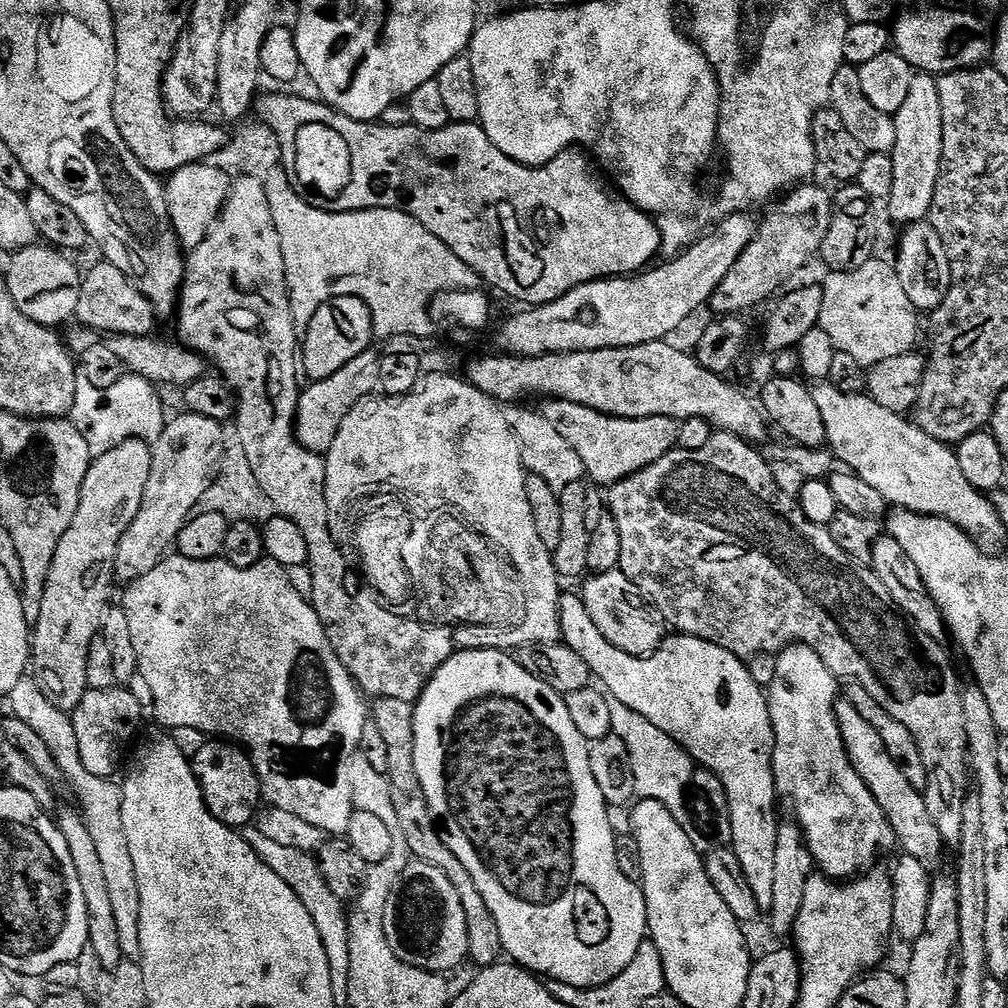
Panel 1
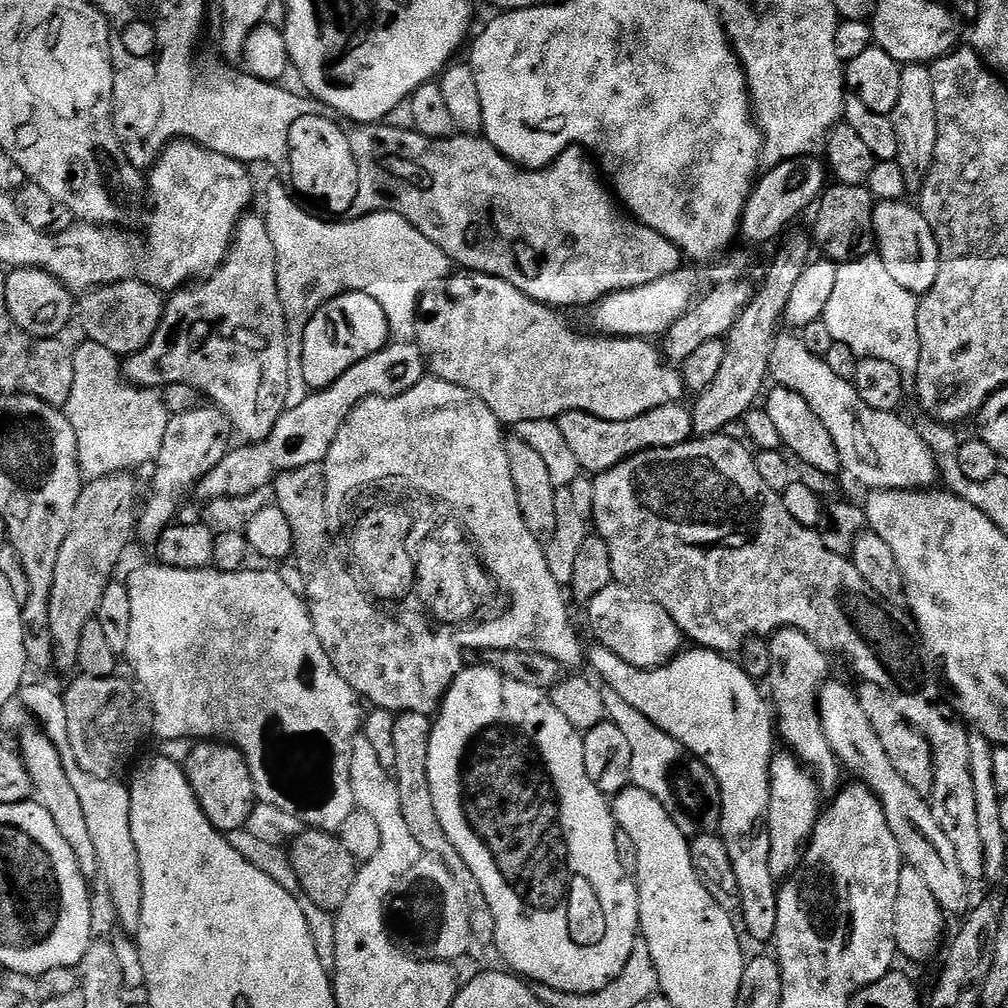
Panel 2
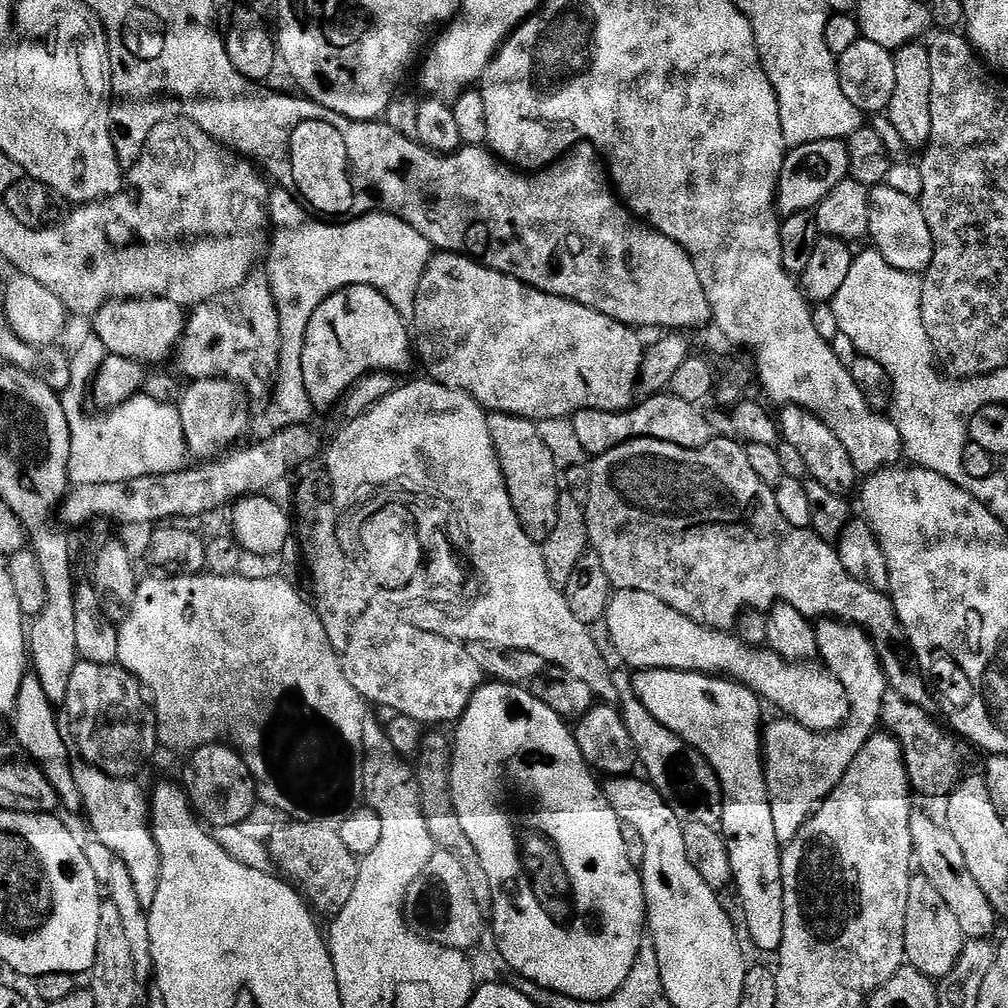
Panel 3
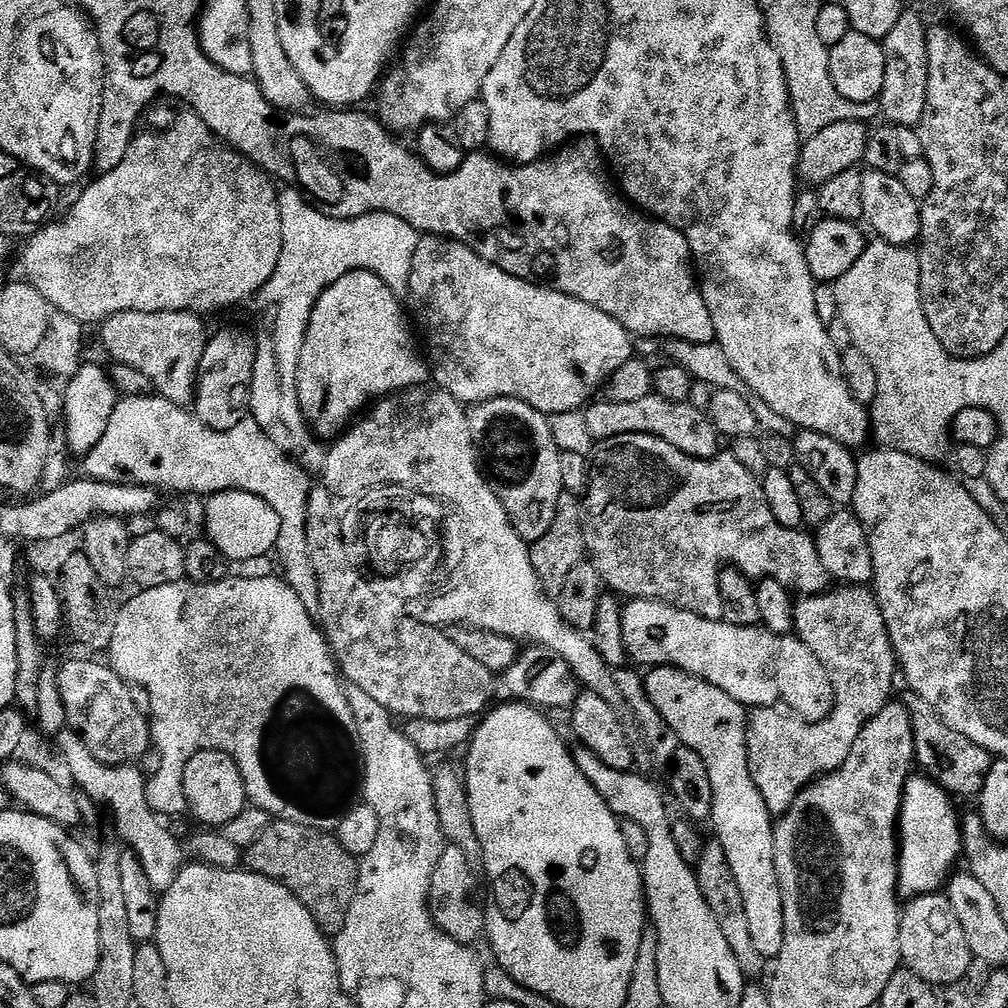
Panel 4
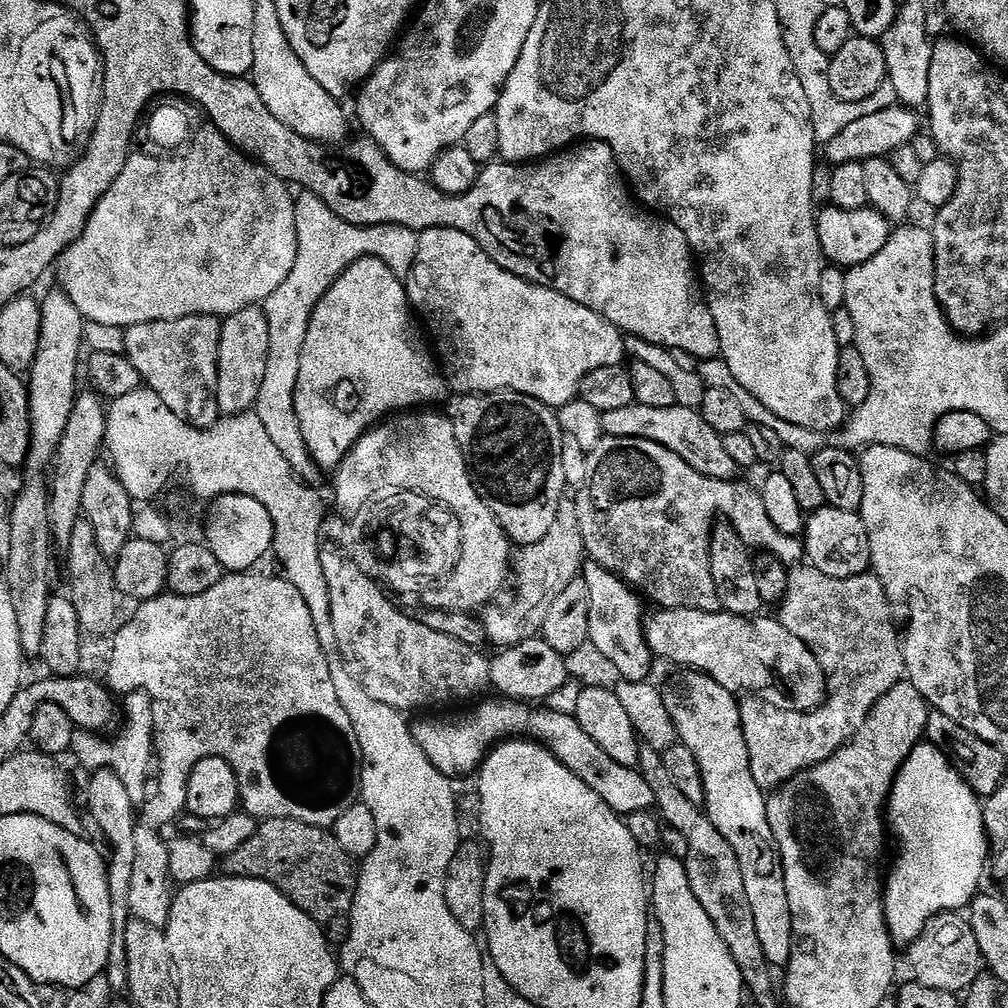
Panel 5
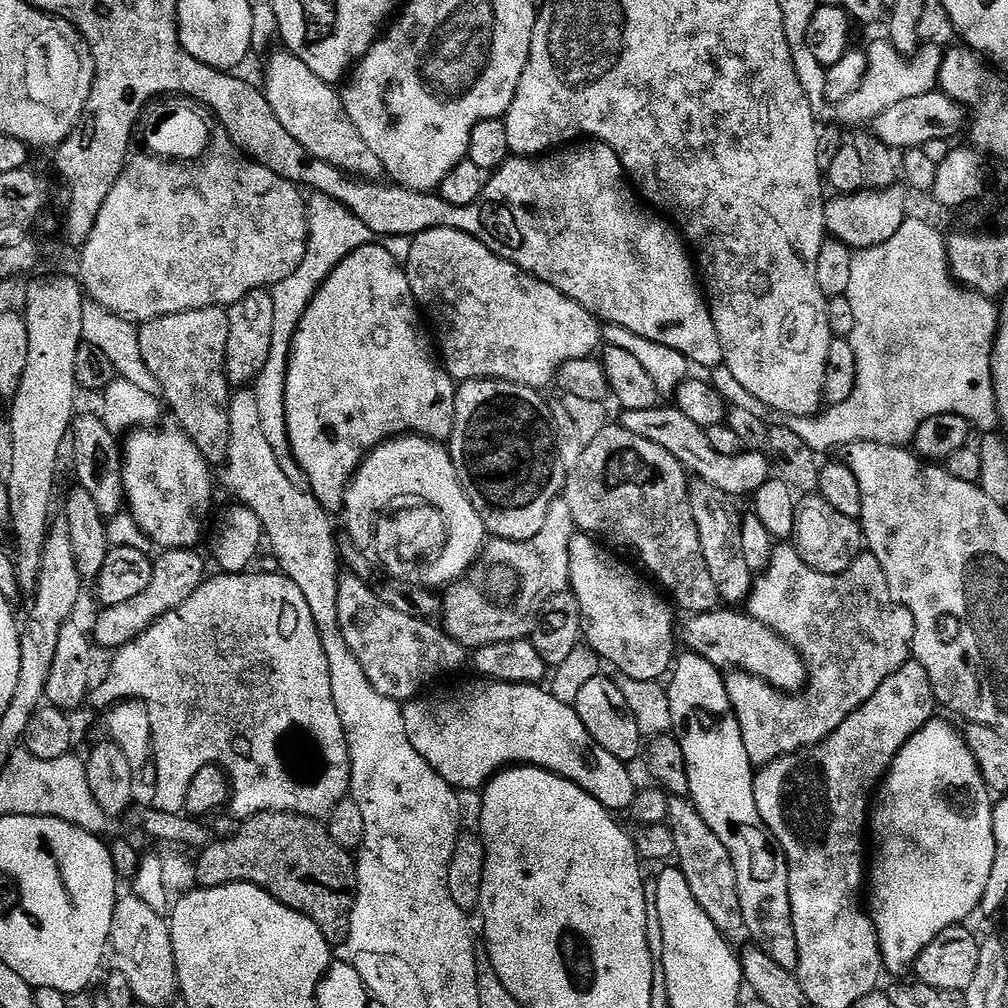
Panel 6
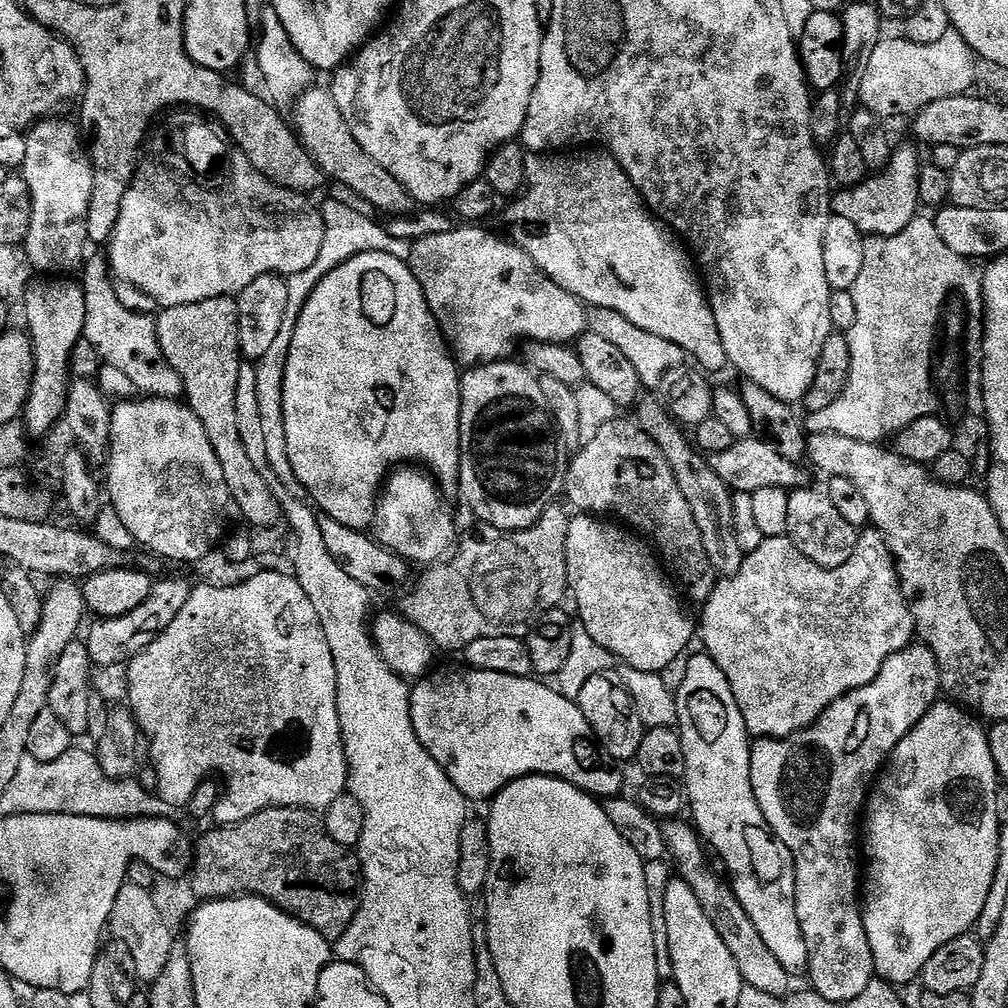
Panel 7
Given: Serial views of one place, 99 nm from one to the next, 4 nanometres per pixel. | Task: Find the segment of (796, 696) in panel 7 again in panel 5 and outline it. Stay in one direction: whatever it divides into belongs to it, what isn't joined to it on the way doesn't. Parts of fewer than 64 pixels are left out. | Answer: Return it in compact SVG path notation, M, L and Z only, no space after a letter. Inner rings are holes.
M796 566L788 573L788 588L785 590L784 599L779 601L778 619L782 626L786 626L786 630L790 630L790 634L794 634L794 638L802 638L802 642L806 642L806 646L810 646L810 650L814 654L814 658L818 658L818 662L822 666L822 670L826 674L826 682L828 683L828 698L820 708L815 708L812 712L798 712L791 707L779 708L776 704L771 704L765 697L760 694L748 694L739 701L740 721L742 722L742 734L746 738L746 750L750 754L750 774L754 774L754 782L758 782L758 786L765 790L775 790L785 784L790 778L794 778L800 772L806 771L807 768L813 768L815 764L820 764L826 758L833 756L843 744L847 744L852 739L853 734L862 726L862 722L866 722L866 718L870 714L870 710L887 692L901 683L905 679L904 671L904 649L902 647L902 636L896 632L896 624L892 621L892 612L894 606L888 601L886 590L882 586L882 582L871 571L864 572L860 576L854 578L830 578L826 574L822 574L816 568L811 566Z

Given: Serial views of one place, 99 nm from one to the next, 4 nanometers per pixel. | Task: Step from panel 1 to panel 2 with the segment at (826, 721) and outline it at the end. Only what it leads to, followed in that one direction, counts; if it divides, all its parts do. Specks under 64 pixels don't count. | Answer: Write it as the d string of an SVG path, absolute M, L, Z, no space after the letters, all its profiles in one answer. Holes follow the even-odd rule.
M780 628L768 640L773 666L770 675L774 699L774 712L778 717L778 736L785 740L793 756L814 773L821 793L835 793L841 787L842 765L837 760L826 734L822 730L818 697L820 687L829 679L829 657L802 630Z

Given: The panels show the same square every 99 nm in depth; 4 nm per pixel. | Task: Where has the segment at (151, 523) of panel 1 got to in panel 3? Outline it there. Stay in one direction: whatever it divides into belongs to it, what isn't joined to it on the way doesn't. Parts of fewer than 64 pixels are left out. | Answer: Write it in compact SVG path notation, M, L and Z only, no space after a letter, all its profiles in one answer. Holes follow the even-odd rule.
M219 378L191 381L178 401L189 457L196 459L197 456L197 461L207 462L227 453L235 445L232 443L248 428L248 404L250 400L244 389L234 382Z

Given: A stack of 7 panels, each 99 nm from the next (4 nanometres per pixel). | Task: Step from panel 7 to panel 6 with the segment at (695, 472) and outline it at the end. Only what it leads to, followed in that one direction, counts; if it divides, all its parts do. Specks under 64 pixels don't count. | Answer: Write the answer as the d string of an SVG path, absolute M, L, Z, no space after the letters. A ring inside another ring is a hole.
M693 479L689 483L690 508L694 510L694 522L698 526L698 542L702 542L702 558L706 558L706 566L710 570L710 578L714 578L714 586L718 590L721 601L728 606L740 606L752 593L754 573L746 566L746 554L742 551L742 522L744 516L737 501L726 490L718 490L718 486L710 486L710 482Z

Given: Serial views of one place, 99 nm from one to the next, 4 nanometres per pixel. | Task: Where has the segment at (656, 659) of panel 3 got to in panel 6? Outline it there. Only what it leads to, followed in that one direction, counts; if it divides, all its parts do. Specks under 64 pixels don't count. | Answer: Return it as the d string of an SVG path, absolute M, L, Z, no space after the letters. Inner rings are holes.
M717 610L715 612L701 612L699 614L693 615L689 620L692 621L689 622L688 629L686 629L685 632L682 632L683 643L684 640L686 643L688 643L688 645L686 645L687 651L698 653L699 656L706 658L706 662L710 662L713 666L715 666L715 668L719 668L721 670L739 670L742 672L748 672L750 675L757 676L758 679L764 680L768 684L774 685L776 688L780 689L781 692L799 694L804 691L808 683L808 671L804 665L804 660L800 657L798 650L794 647L794 645L792 645L790 642L786 642L774 630L770 630L770 626L766 626L762 622L758 622L756 619L754 619L753 616L749 616L740 610Z

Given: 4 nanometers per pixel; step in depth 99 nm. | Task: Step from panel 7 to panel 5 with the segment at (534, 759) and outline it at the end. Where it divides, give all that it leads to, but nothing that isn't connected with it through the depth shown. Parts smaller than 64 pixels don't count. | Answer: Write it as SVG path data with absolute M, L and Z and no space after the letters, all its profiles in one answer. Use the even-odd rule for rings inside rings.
M495 698L480 704L476 712L468 712L465 716L432 716L429 720L415 721L412 733L422 746L422 754L434 762L434 766L443 775L457 778L463 772L475 773L484 763L485 756L492 751L497 742L509 738L535 738L545 748L549 748L590 790L594 790L614 811L621 814L649 810L655 805L654 793L649 783L643 778L643 772L635 768L621 766L614 762L586 730L576 721L575 715L567 716L555 712L547 706L533 707L531 703L522 700ZM532 708L536 708L532 712Z

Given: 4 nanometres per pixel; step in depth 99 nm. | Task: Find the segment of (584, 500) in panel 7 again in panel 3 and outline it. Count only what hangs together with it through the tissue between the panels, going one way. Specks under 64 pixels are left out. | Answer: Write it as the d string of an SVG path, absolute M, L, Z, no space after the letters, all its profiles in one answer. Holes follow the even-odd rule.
M642 438L631 440L622 446L614 446L606 454L595 457L587 465L590 474L589 500L584 506L586 514L586 526L588 527L588 542L591 551L602 558L602 570L606 570L606 578L610 578L613 589L616 590L638 590L642 594L654 594L654 598L662 598L666 606L678 610L678 614L686 614L694 622L698 622L704 628L713 628L715 632L731 633L739 616L746 610L767 610L775 604L789 604L798 610L798 614L809 618L827 618L829 620L843 620L845 624L856 624L862 631L868 633L872 645L880 659L880 665L888 679L888 686L891 691L902 694L906 702L914 702L920 708L928 708L930 693L928 682L920 671L916 655L908 645L908 639L904 633L902 622L892 605L892 599L883 592L866 586L866 582L858 582L847 572L846 566L842 566L842 558L838 558L835 547L829 541L823 540L817 532L811 528L799 528L790 526L786 518L782 518L782 510L778 510L778 498L775 487L762 478L758 478L757 472L750 466L750 458L746 458L746 447L743 443L735 440L712 439L706 446L701 448L683 448L674 446L670 442L662 442L654 438Z

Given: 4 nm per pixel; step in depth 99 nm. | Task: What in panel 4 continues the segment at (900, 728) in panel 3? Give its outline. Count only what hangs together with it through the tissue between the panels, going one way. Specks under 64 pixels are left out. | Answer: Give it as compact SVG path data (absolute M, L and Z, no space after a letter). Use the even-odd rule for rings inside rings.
M912 694L907 697L908 713L914 726L914 746L916 747L915 763L923 775L941 784L953 797L972 796L979 797L982 786L990 774L993 762L991 752L982 750L978 742L970 742L966 734L958 734L949 724L941 718L921 696Z

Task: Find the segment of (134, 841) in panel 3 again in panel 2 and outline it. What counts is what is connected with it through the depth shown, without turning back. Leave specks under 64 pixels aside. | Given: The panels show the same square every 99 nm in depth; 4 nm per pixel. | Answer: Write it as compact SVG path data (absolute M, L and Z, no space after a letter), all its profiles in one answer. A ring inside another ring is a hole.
M71 750L64 752L64 765L66 774L70 774L70 782L74 785L78 799L82 802L90 838L94 841L94 850L98 853L99 879L104 879L104 884L108 887L108 896L112 899L117 922L125 928L125 933L134 934L140 929L142 922L143 884L138 846L134 846L134 834L130 834L129 785L119 779L103 780L94 778L94 774L86 774L86 770L78 763L76 753Z

